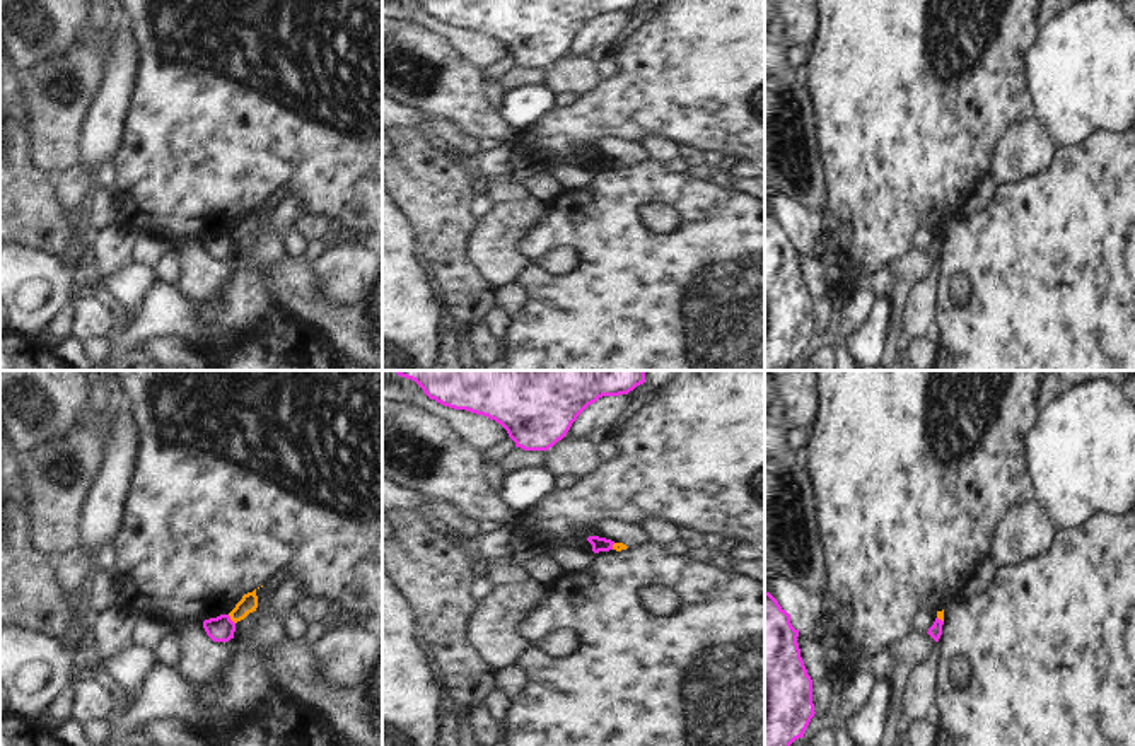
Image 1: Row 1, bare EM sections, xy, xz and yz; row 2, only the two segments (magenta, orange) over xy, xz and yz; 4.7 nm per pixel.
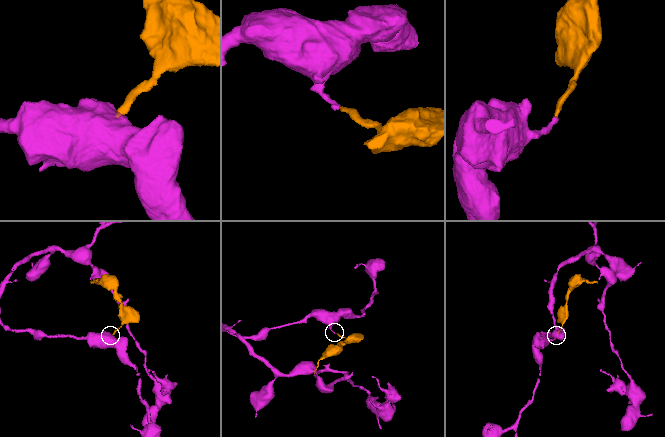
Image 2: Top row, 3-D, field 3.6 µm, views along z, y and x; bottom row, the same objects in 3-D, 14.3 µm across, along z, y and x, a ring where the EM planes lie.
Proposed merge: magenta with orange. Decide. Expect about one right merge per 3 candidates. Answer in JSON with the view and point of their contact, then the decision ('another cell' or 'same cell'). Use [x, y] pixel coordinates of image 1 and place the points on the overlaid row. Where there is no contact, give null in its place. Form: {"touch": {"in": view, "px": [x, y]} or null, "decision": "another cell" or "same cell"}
{"touch": {"in": "xy", "px": [231, 620]}, "decision": "another cell"}

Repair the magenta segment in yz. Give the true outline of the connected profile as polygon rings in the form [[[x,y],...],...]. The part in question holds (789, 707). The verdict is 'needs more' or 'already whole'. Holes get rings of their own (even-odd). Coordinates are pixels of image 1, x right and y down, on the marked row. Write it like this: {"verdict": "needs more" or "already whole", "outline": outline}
{"verdict": "already whole", "outline": [[[765,591],[765,746],[790,746],[814,717],[812,679],[790,615]]]}

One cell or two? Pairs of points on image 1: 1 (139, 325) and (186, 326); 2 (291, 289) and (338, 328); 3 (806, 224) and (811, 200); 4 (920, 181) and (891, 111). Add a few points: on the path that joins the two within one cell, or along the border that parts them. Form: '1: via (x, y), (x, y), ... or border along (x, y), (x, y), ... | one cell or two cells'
1: via (151, 323), (174, 323) | one cell
2: via (302, 299), (314, 311), (326, 316) | one cell
3: border along (782, 190), (821, 215) | two cells
4: via (913, 164), (905, 151), (905, 128) | one cell

